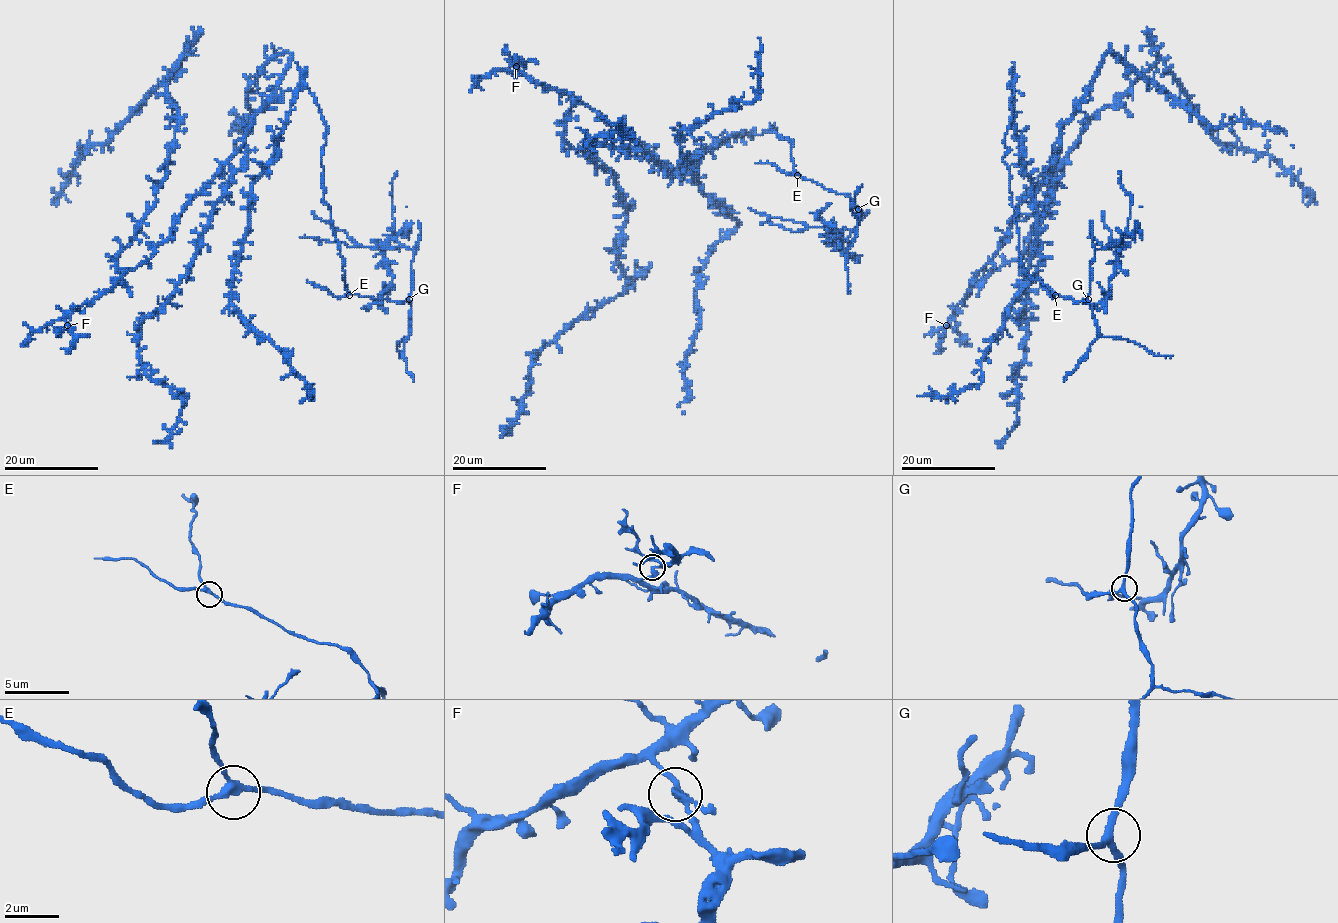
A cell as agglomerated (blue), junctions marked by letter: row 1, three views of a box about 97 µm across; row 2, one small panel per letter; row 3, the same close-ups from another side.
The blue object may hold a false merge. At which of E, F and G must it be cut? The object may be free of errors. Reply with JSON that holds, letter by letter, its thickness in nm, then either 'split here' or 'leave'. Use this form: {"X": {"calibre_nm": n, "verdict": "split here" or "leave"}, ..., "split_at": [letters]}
{"E": {"calibre_nm": 220, "verdict": "leave"}, "F": {"calibre_nm": 200, "verdict": "split here"}, "G": {"calibre_nm": 240, "verdict": "leave"}, "split_at": ["F"]}

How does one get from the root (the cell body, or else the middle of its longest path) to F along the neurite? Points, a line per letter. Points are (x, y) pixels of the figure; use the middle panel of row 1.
F: (654, 159), (640, 141), (619, 126), (610, 125), (566, 91), (517, 75), (512, 70), (516, 67)

